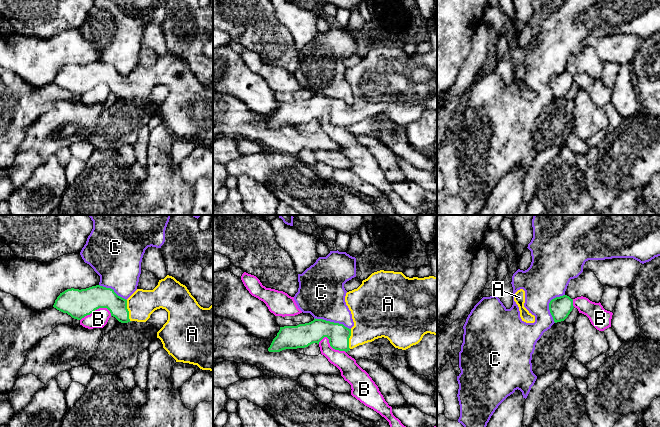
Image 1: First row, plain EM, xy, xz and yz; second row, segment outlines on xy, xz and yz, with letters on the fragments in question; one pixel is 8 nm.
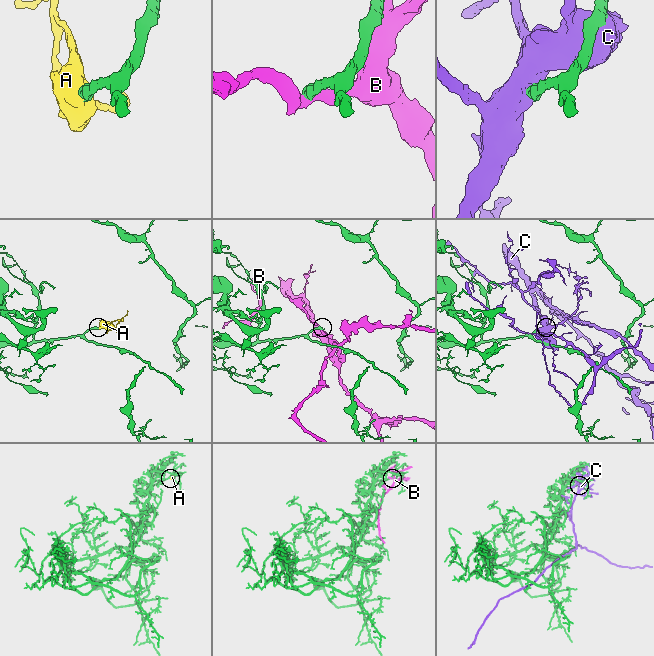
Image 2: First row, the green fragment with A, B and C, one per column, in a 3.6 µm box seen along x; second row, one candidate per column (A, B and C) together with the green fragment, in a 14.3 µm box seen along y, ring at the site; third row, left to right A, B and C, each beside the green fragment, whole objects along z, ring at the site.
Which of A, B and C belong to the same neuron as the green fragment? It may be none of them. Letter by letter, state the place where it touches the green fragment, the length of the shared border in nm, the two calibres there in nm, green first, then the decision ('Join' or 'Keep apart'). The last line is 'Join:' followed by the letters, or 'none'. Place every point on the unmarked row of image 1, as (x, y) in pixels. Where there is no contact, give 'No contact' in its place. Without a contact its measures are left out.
A: Touches green at xy (128, 87). Shared border 180 nm. Thickness 180 nm (green) against 220 nm. Join
B: Touches green at xy (95, 85). Shared border 260 nm. Thickness 220 nm (green) against 140 nm. Keep apart
C: Touches green at xz (332, 98). Shared border 300 nm. Thickness 180 nm (green) against 380 nm. Keep apart
Join: A

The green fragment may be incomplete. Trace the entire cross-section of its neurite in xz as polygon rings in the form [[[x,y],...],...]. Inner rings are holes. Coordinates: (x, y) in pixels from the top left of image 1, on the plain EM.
[[[380,46],[363,56],[357,65],[347,68],[345,78],[354,98],[351,105],[343,100],[316,94],[309,99],[280,103],[268,127],[280,128],[285,125],[305,124],[313,119],[319,120],[324,113],[329,115],[333,125],[345,128],[382,113],[387,114],[395,124],[406,126],[418,120],[427,109],[437,111],[437,53],[409,54],[402,48]]]

